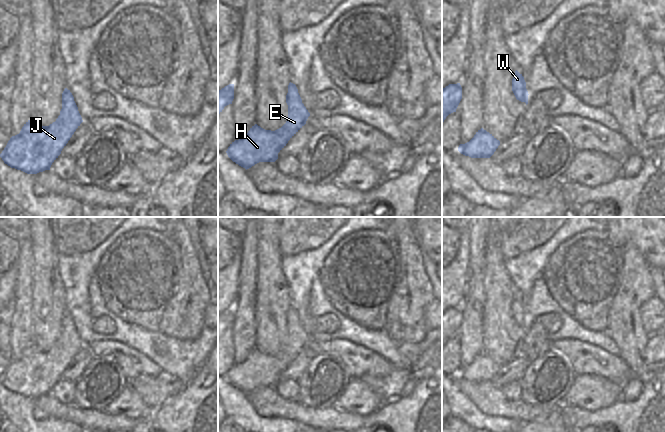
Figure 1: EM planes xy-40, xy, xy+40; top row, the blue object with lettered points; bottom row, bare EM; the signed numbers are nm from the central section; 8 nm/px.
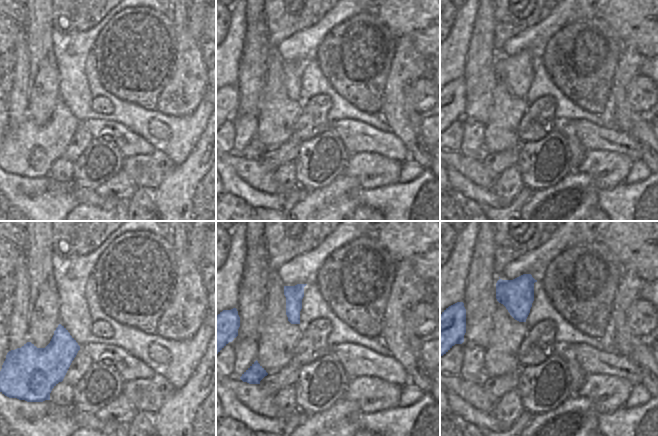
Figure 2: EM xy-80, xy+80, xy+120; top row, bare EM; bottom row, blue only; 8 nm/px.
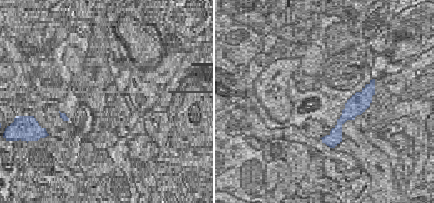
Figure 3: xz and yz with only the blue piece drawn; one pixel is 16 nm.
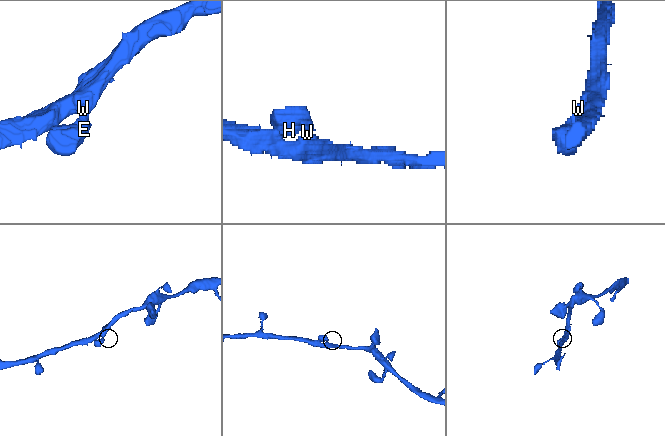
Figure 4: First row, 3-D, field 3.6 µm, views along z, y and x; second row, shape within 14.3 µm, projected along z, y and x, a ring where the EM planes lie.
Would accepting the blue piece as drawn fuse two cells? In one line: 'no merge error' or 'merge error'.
no merge error

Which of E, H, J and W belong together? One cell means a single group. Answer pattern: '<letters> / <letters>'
E H J W

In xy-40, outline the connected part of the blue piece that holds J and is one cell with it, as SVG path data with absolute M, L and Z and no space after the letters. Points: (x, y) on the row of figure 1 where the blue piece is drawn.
M65 88L62 93L62 109L56 121L49 126L41 126L31 118L24 124L19 134L10 138L0 157L11 168L27 174L37 174L50 170L52 163L61 154L62 149L82 122L74 97L70 90Z

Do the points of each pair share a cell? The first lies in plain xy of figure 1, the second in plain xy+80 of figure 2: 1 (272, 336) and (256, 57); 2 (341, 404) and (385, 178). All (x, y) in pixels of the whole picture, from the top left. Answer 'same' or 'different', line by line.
1: different
2: same

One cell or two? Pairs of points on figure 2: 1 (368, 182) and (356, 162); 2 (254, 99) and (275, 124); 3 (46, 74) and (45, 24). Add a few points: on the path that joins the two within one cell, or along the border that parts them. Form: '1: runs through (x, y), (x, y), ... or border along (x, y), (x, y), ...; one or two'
1: runs through (365, 177), (365, 171), (361, 167); one
2: border along (266, 82), (260, 95), (257, 115); two
3: runs through (44, 62), (44, 36); one

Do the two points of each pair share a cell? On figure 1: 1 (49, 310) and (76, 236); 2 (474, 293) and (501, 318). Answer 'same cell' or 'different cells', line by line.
1: different cells
2: different cells

